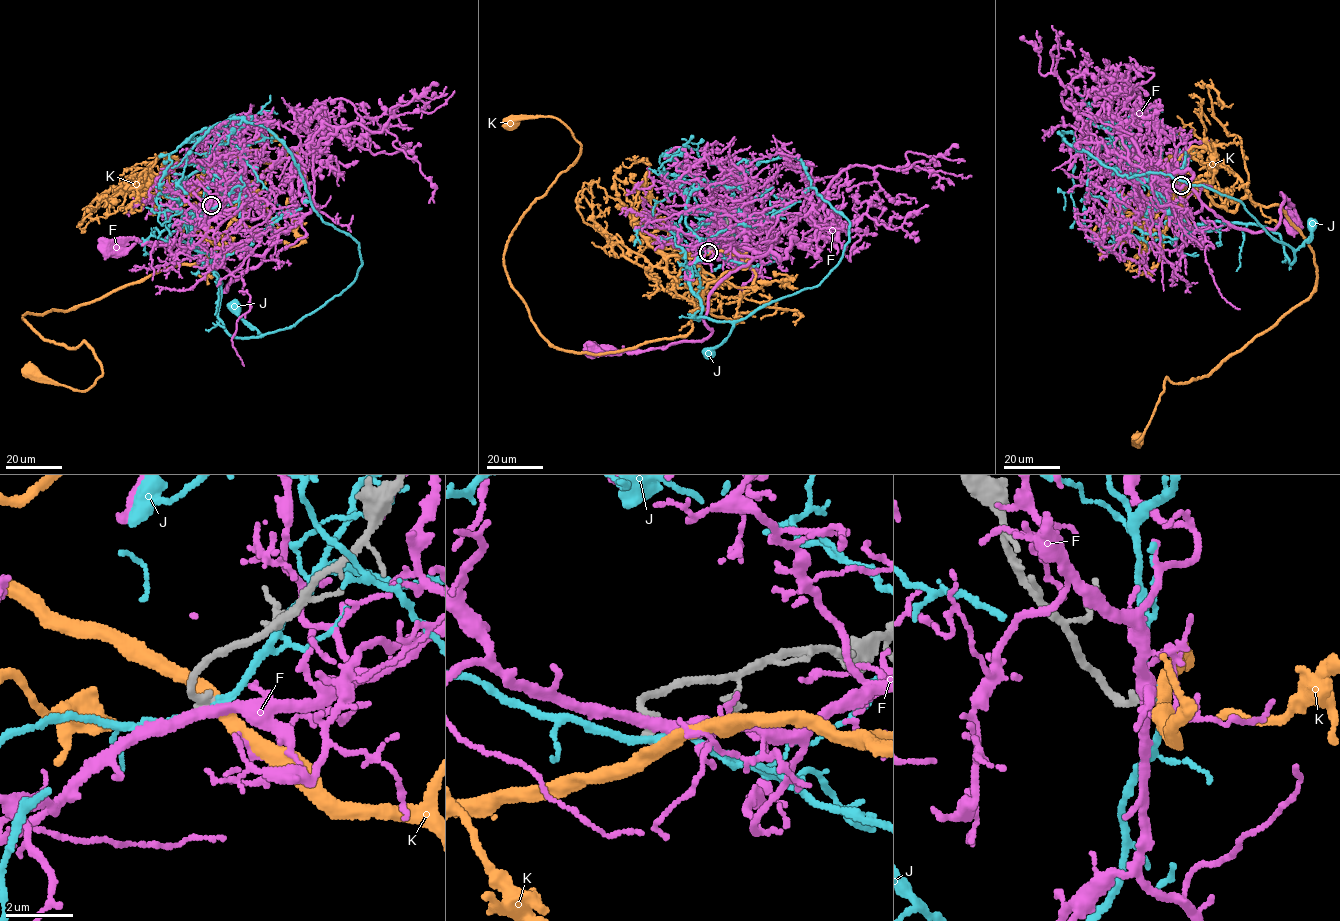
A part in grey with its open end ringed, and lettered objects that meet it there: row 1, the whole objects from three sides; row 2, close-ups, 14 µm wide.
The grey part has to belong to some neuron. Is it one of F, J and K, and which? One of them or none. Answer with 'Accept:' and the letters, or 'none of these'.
Accept: none of these

